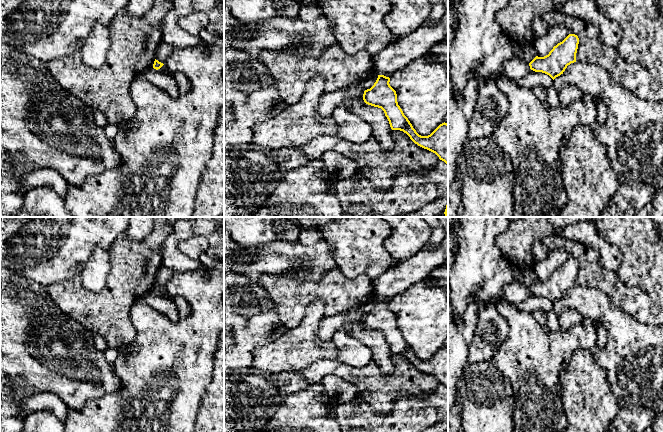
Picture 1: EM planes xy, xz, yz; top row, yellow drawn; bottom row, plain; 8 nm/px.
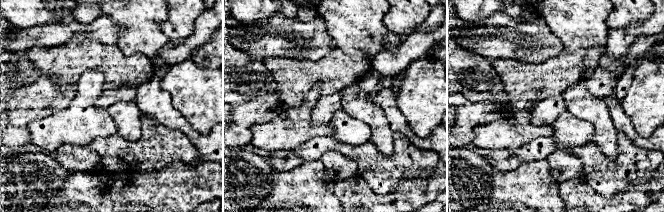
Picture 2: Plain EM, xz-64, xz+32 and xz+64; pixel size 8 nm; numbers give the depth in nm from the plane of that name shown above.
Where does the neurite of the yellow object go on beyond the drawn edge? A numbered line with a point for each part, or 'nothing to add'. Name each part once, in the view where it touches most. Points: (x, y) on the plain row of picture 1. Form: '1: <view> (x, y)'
nothing to add

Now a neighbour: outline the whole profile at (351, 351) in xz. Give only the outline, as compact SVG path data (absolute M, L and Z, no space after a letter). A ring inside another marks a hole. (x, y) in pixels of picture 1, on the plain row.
M341 329L335 333L332 342L338 350L337 359L350 366L364 366L373 359L372 351L351 333Z

